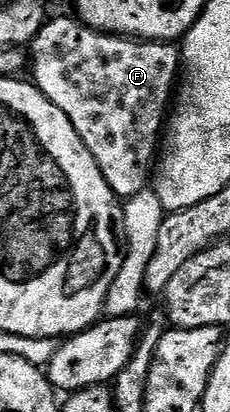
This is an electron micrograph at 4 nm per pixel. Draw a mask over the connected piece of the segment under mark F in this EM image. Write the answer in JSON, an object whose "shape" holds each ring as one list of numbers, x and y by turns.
{"shape":[[74,17,71,19,51,18,28,45,28,67,31,72,34,70,34,76,32,76,34,86,40,89,40,93,44,93,44,97,48,97,48,101,52,101,52,105,56,105,56,109,64,109,64,117,68,117,68,121,72,121,72,129,76,129,76,133,80,133,80,141,84,141,84,145,88,145,88,153,92,153,92,157,96,159,100,173,104,173,104,181,108,181,108,185,117,193,119,200,128,200,136,193,146,189,152,179,152,168,156,163,160,136,163,134,164,124,168,119,168,108,171,106,172,96,176,91,176,80,180,75,179,48,174,43,157,43,155,39,103,35,100,31,85,27,81,21]]}

